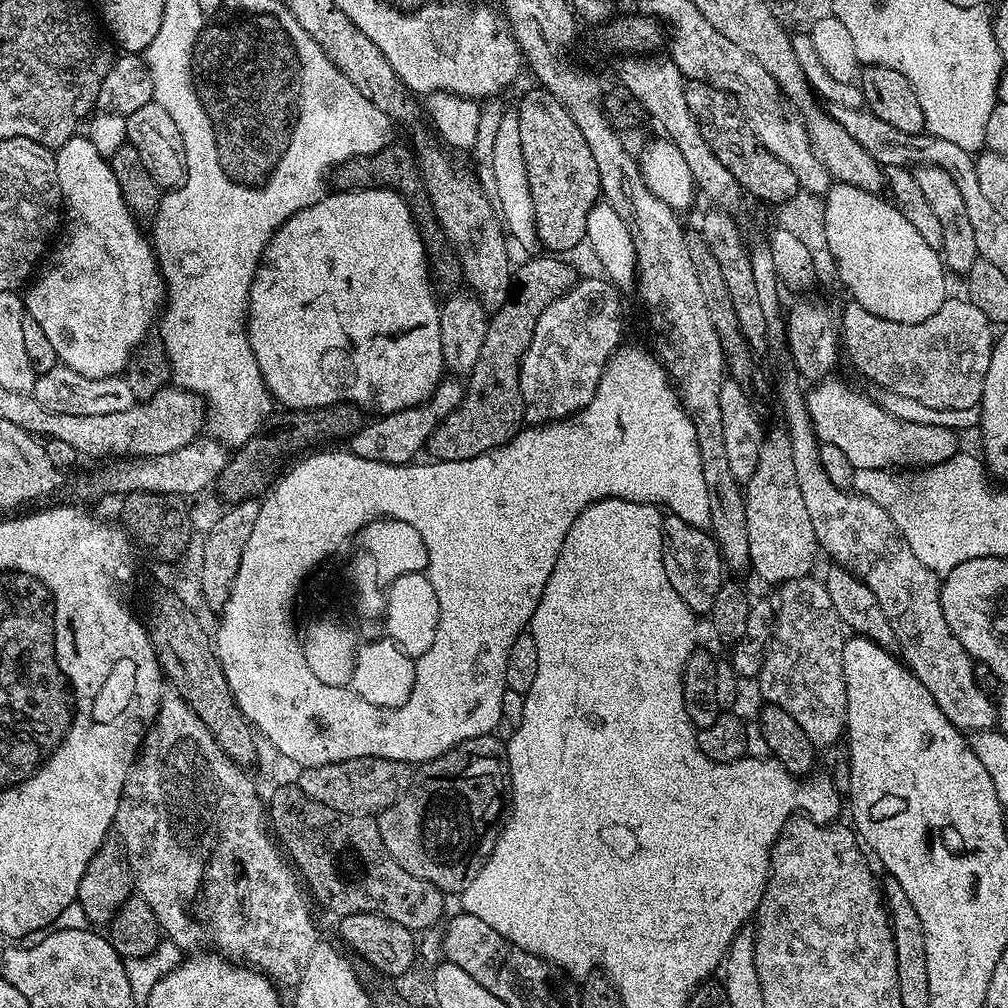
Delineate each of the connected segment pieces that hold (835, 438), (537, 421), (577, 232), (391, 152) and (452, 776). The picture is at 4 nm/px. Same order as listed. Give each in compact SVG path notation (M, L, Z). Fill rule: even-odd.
M838 376L817 381L807 391L806 398L817 440L842 450L857 471L891 469L894 466L932 467L960 450L959 435L952 429L898 420L885 411L877 399L854 390Z
M581 279L573 284L554 302L550 302L550 306L546 306L546 310L542 310L542 314L536 319L530 346L520 359L520 393L524 403L524 420L529 425L539 426L550 424L554 420L566 420L585 408L598 390L598 382L609 358L621 347L620 335L624 332L624 312L620 309L621 293L617 285L607 279L599 279Z
M532 86L514 113L533 199L537 238L549 253L568 254L564 252L578 247L587 237L586 218L602 196L594 154L586 146L582 130L574 126L574 118L566 114L566 106L545 88Z
M389 142L386 147L379 148L376 152L365 152L347 160L345 164L339 164L334 172L338 175L341 185L368 184L372 188L393 188L395 192L399 192L407 202L420 229L421 236L425 241L431 242L431 251L433 253L435 253L434 251L440 252L441 258L444 259L444 264L433 263L431 265L431 275L437 281L440 279L444 284L450 283L451 280L459 281L461 279L462 273L456 252L448 243L448 239L444 237L444 231L440 229L440 224L436 221L432 203L424 189L424 179L420 177L420 165L417 164L413 149L409 145L407 148L404 144Z
M489 734L470 738L454 745L446 754L419 765L416 770L418 778L414 799L384 813L384 819L381 820L384 840L387 840L388 848L394 854L394 861L402 866L402 870L406 870L406 874L414 874L414 878L422 878L438 886L445 894L462 894L466 886L470 886L470 882L478 878L482 866L494 850L510 811L508 754L505 741L498 737L499 735Z

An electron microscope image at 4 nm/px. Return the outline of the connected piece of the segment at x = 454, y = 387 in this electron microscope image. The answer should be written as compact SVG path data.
M444 378L430 394L426 402L418 406L410 406L406 410L391 412L385 416L377 415L369 419L347 441L347 451L353 452L358 458L366 458L370 462L383 464L411 464L417 459L419 452L425 451L430 434L436 427L459 406L464 397L466 384L460 378Z

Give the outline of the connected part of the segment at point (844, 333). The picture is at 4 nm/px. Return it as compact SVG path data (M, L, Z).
M967 298L944 300L939 310L926 318L926 322L917 324L890 322L886 318L878 318L878 314L870 314L870 310L866 310L861 304L848 302L844 313L838 316L838 335L846 360L848 356L849 362L866 379L877 384L877 389L903 394L905 398L915 398L926 406L934 406L934 410L966 410L966 406L980 403L986 370L990 370L994 325Z

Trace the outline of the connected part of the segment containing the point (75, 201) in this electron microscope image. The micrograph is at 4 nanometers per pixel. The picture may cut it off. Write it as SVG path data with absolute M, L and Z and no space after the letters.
M83 134L69 138L61 148L55 149L55 154L62 212L66 219L55 241L56 249L55 244L51 249L52 257L50 252L27 285L28 296L23 297L26 316L42 326L46 338L54 346L57 361L63 367L95 380L118 376L127 369L133 352L149 339L148 331L151 328L153 331L165 307L164 275L160 272L151 239L145 229L143 232L136 225L139 224L137 217L132 215L122 198L109 157L98 154L98 146Z

